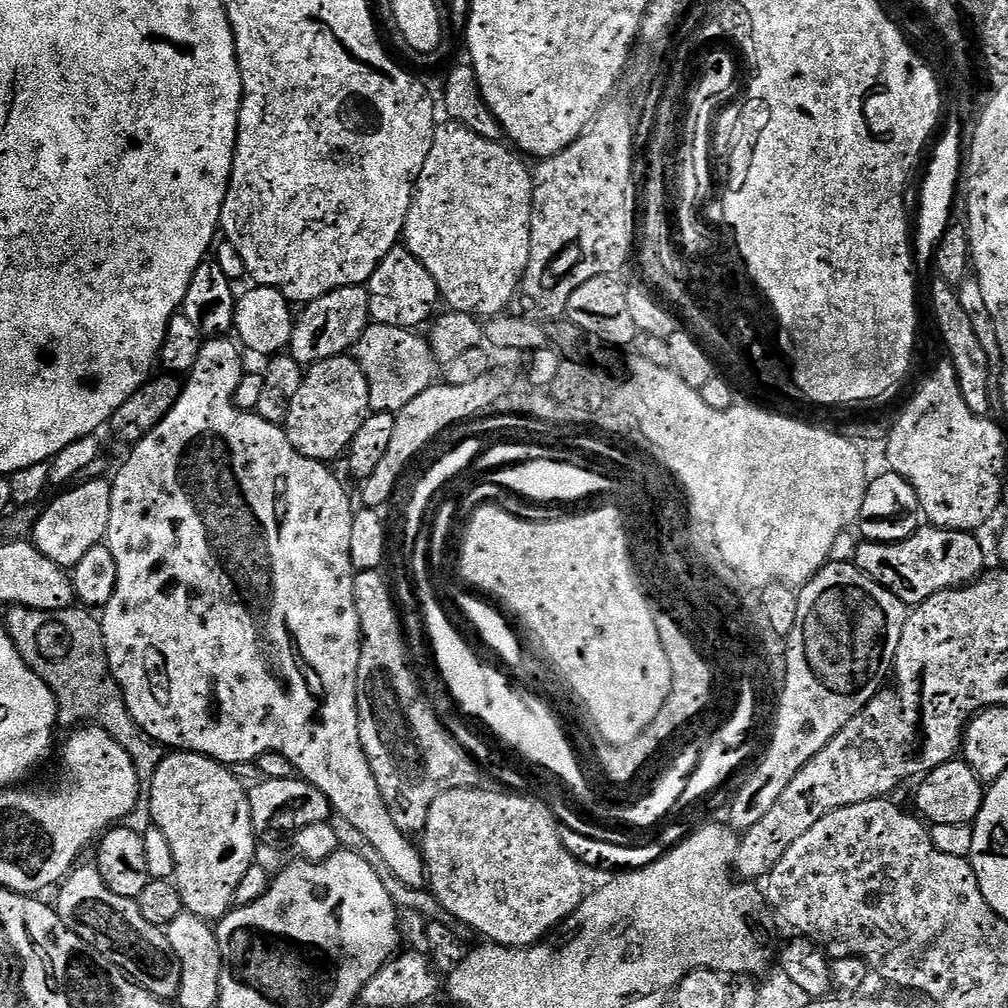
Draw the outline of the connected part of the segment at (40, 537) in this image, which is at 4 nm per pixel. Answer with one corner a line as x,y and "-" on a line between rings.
105,479
79,484
72,486
77,488
64,490
69,492
62,493
48,509
44,508
30,533
31,543
36,545
36,549
65,570
75,568
76,563
86,555
86,550
101,543
108,535
111,483

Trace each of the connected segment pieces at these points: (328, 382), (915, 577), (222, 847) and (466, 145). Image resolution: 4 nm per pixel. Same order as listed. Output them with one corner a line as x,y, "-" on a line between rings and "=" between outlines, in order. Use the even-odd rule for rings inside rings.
351,355
318,361
305,371
300,389
288,408
286,431
294,450
311,460
333,462
349,451
359,428
370,415
372,399
362,366
=
922,526
910,538
893,544
864,540
857,546
854,563
874,582
890,590
906,605
915,606
948,588
963,588
985,571
984,548
971,532
=
172,750
165,755
158,770
152,775
150,787
146,792
146,804
152,811
152,820
158,831
168,843
168,852
172,855
172,864
176,867
174,883
182,894
185,909
198,918
209,922
219,922
232,911
234,890
242,882
242,874
250,870
257,859
256,843
258,837
250,818
248,788
227,764
220,764
197,752
=
455,122
441,123
434,134
434,142
430,146
430,158
426,158
426,166
422,166
422,174
416,179
416,190
412,194
412,205
404,223
403,243
410,254
418,258
430,270
434,282
438,286
443,303
451,311
465,312
477,318
499,316
512,299
517,299
522,288
524,271
530,258
530,218
532,217
532,172
523,164
525,161
507,143
498,140
487,140
482,134

